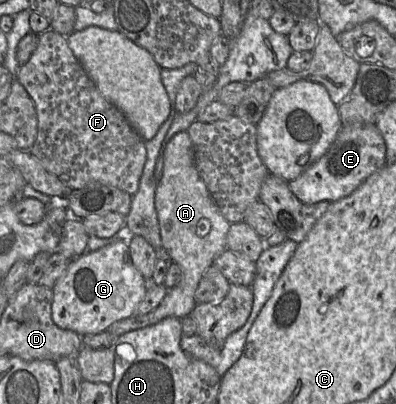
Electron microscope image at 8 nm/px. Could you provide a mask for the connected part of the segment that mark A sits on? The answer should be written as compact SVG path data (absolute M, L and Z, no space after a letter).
M187 131L176 133L166 145L162 177L156 187L155 208L160 226L162 246L168 253L171 261L176 263L181 269L182 280L178 286L168 289L160 305L150 313L133 315L113 323L107 330L113 337L113 343L118 337L127 332L155 325L165 318L176 317L183 319L190 316L196 306L195 292L203 274L213 265L214 259L227 249L227 234L231 224L222 215L198 173L194 160L192 141Z

